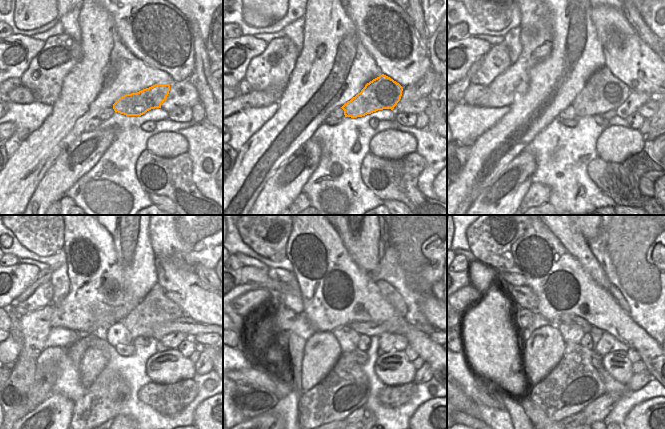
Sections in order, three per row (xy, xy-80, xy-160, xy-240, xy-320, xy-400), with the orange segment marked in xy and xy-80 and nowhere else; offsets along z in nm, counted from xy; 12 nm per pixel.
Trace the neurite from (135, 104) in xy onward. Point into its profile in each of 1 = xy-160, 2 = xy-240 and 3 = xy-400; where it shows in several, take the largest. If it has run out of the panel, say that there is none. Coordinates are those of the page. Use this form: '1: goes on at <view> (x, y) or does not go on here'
1: goes on at xy-160 (603, 92)
2: goes on at xy-240 (155, 308)
3: goes on at xy-400 (616, 294)

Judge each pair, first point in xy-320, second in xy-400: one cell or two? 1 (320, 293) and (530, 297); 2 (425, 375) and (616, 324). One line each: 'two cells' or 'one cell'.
1: two cells
2: two cells

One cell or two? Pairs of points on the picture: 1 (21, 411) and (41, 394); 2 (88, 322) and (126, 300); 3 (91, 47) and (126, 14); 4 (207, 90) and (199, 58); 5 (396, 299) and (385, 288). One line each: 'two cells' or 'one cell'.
1: one cell
2: two cells
3: two cells
4: one cell
5: one cell

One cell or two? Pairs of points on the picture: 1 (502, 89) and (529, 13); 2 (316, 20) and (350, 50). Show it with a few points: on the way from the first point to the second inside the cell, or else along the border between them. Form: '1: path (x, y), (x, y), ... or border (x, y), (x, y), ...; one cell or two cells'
1: path (519, 70), (529, 56), (529, 32); one cell
2: path (324, 28), (342, 45); one cell

